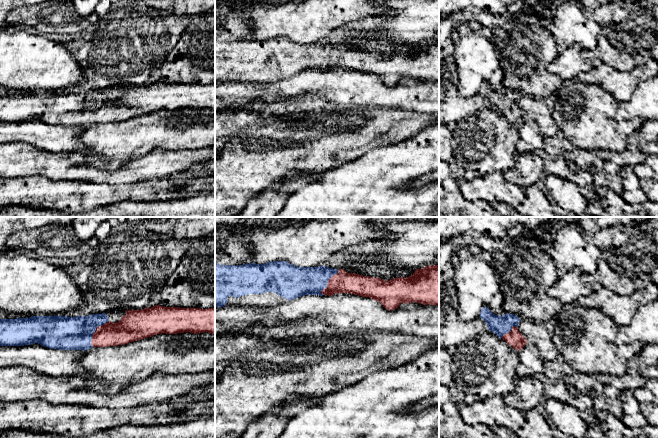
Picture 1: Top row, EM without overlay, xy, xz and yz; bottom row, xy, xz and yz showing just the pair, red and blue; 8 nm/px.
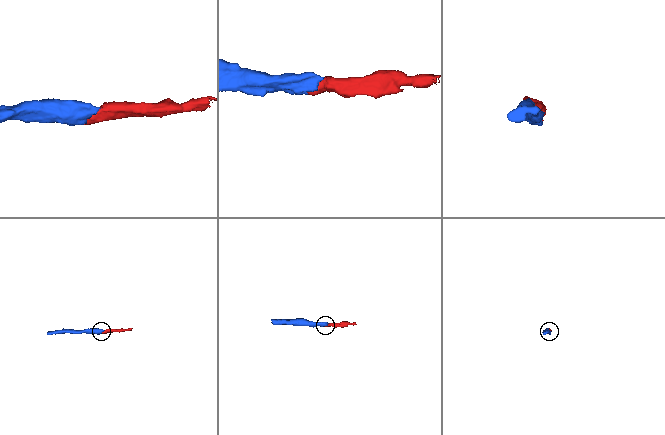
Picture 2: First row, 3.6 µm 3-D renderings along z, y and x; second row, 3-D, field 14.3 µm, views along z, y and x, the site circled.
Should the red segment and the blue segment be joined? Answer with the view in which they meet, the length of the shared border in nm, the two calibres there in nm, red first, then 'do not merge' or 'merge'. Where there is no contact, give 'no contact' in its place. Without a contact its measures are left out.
meets red in xy; contact 240 nm long; 190 nm thick on the red side, 280 nm on the other; merge

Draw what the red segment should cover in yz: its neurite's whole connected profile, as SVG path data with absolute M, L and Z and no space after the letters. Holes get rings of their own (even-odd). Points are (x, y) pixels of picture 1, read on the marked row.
M483 307L480 318L487 323L488 330L505 340L514 349L520 351L527 344L526 338L517 328L520 321L518 316L509 313L502 316L495 315L489 308Z

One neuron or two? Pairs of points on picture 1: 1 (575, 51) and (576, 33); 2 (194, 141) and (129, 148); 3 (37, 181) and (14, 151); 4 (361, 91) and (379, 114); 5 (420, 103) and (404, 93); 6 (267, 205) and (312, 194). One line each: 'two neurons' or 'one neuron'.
1: two neurons
2: one neuron
3: two neurons
4: two neurons
5: one neuron
6: two neurons

